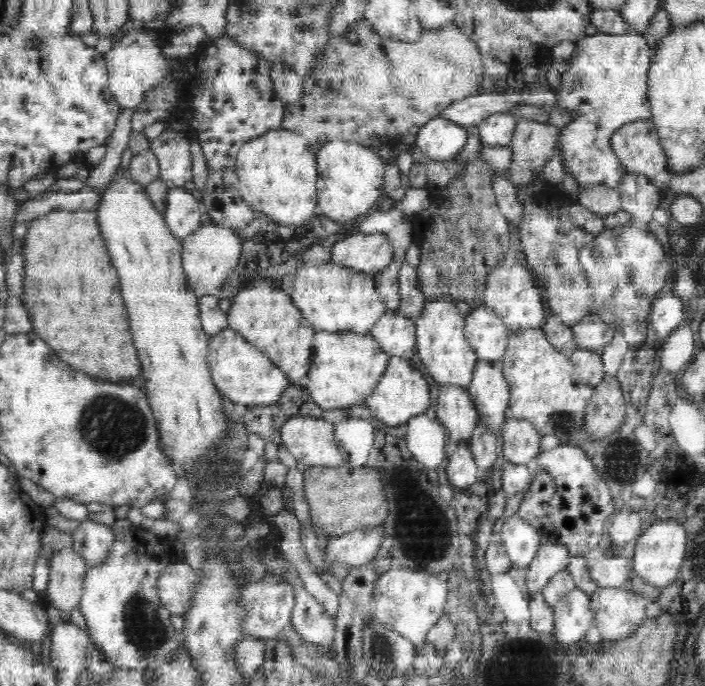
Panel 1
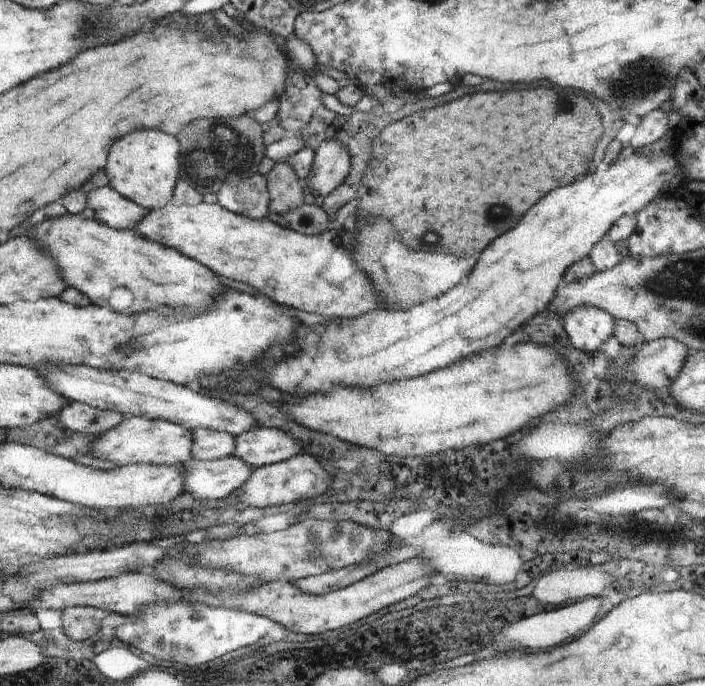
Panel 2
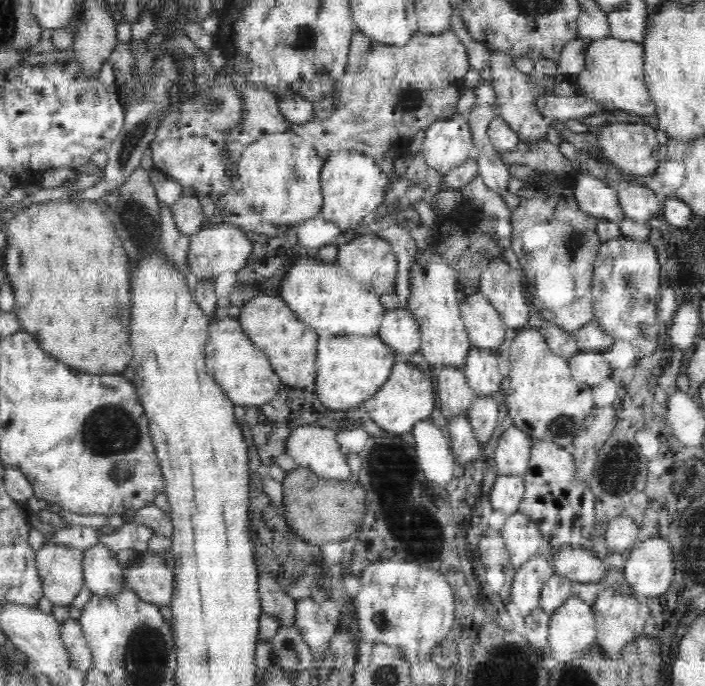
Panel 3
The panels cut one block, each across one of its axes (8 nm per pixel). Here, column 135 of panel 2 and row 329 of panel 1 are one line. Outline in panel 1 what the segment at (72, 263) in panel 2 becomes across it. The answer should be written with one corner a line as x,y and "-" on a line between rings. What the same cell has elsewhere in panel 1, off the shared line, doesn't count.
256,280
250,288
240,290
233,296
227,319
229,328
259,348
278,368
290,376
292,384
298,384
299,379
307,376
311,365
310,350
313,348
314,332
308,326
309,322
304,320
300,309
292,304
290,295
274,288
270,280

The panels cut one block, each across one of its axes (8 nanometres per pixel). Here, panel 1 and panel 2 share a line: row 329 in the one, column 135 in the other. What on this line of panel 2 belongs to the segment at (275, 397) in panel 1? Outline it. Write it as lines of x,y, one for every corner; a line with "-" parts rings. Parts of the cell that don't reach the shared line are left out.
202,201
197,205
172,205
168,203
162,208
149,210
140,222
136,222
136,226
134,226
132,230
135,230
136,234
140,234
142,238
147,238
148,240
152,240
152,242
159,242
161,246
172,247
174,250
179,250
180,254
187,255
188,258
196,259
198,262
203,263
204,266
210,267
216,274
224,276
224,278
236,282
244,282
244,284
250,284
252,288
255,288
255,290
258,290
258,292
263,295
267,295
268,298
271,298
280,305
284,304
284,306
288,305
298,310
316,312
317,314
332,316
333,318
358,318
362,316
362,314
371,313
372,310
379,306
387,308
386,300
382,299
381,295
377,294
375,286
372,286
371,278
368,278
368,275
364,274
364,270
360,270
359,263
355,261
354,248
356,240
354,240
354,236
344,228
342,230
329,230
326,234
320,234
320,236
308,236
280,226
270,220
268,216
261,219
251,219
244,215
234,214
220,203
209,204

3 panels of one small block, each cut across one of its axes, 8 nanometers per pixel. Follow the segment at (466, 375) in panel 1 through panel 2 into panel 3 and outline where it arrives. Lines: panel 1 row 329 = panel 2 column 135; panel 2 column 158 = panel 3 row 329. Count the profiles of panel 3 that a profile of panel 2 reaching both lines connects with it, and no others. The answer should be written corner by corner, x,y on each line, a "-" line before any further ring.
430,247
416,253
417,262
412,270
412,288
408,298
408,310
418,321
421,332
421,346
425,362
436,371
442,367
458,367
462,370
466,357
473,350
460,311
461,294
457,292
454,269
430,251

